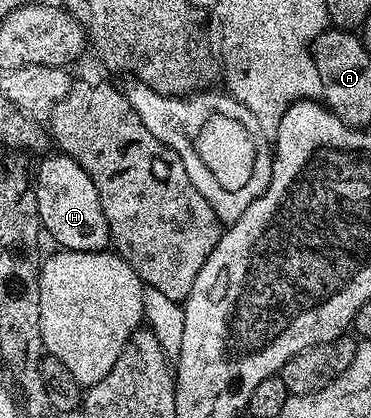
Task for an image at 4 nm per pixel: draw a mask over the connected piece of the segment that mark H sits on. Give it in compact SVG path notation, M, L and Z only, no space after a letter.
M58 151L55 152L55 157L50 157L51 155L46 155L41 158L42 161L38 165L38 177L36 173L36 180L32 185L32 201L38 210L40 219L42 220L42 228L50 237L55 241L55 246L61 247L63 249L71 249L72 251L96 251L97 253L103 252L110 245L110 228L108 227L108 219L104 215L104 211L100 207L100 199L98 198L98 192L96 187L92 183L92 179L82 170L80 163L76 163L70 157L67 157L65 153Z

